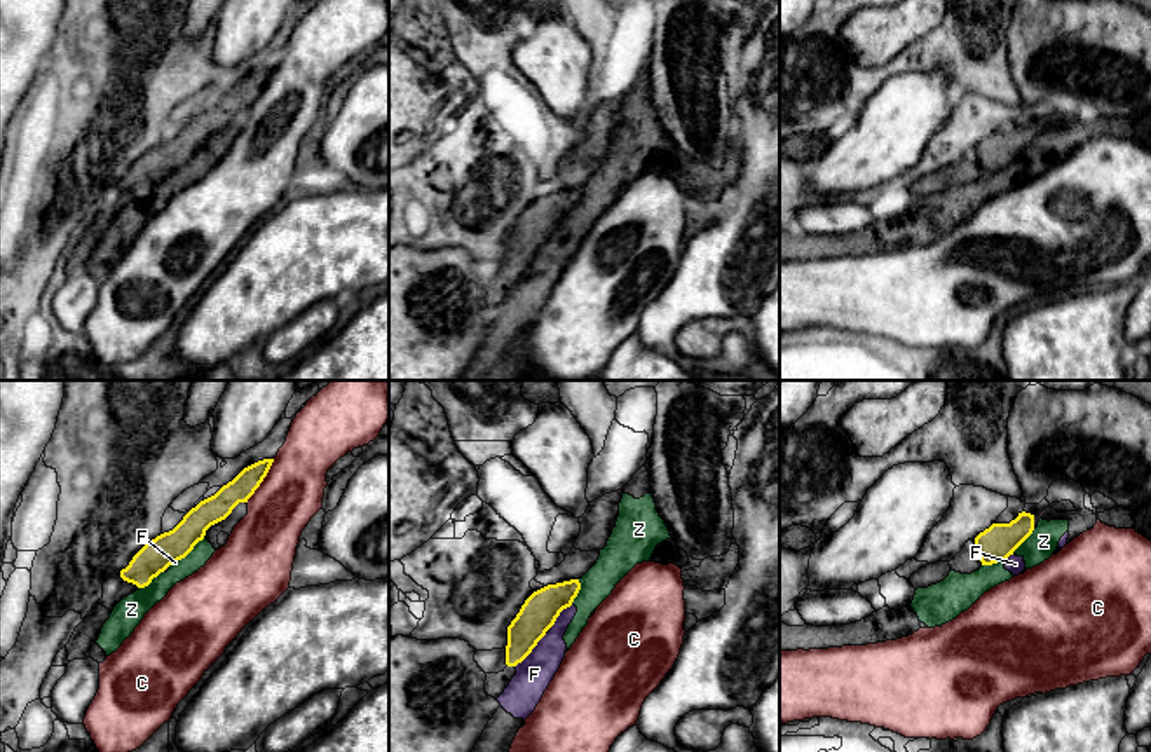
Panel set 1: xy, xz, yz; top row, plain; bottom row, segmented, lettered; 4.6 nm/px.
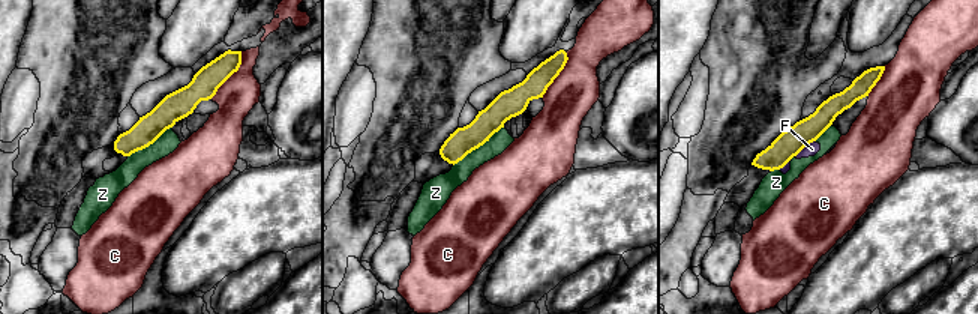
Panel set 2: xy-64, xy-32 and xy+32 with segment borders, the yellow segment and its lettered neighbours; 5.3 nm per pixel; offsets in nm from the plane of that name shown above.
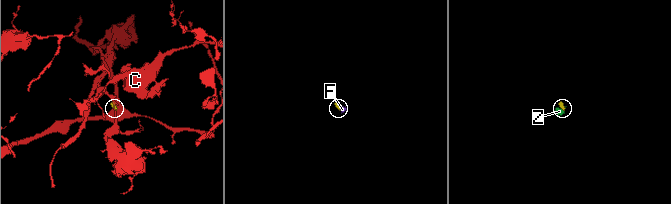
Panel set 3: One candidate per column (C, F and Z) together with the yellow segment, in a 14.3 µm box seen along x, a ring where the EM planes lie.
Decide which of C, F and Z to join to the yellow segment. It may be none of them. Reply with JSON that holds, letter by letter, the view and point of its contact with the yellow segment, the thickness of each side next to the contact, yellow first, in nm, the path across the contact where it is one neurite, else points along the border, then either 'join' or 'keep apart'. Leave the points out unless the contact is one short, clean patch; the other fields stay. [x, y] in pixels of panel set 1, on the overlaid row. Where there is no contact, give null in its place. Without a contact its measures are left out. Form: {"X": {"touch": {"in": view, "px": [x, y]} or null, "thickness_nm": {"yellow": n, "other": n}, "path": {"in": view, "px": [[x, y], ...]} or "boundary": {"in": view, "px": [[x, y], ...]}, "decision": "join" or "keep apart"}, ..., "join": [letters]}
{"C": {"touch": {"in": "xy", "px": [262, 480]}, "thickness_nm": {"yellow": 120, "other": 280}, "boundary": {"in": "xy", "px": [[274, 459], [246, 503]]}, "decision": "keep apart"}, "F": {"touch": {"in": "xz", "px": [531, 651]}, "thickness_nm": {"yellow": 170, "other": 160}, "boundary": {"in": "xz", "px": [[546, 634], [515, 667]]}, "decision": "keep apart"}, "Z": {"touch": {"in": "xy", "px": [190, 550]}, "thickness_nm": {"yellow": 150, "other": 90}, "decision": "keep apart"}, "join": []}

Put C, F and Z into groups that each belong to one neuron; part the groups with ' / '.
C / F Z

